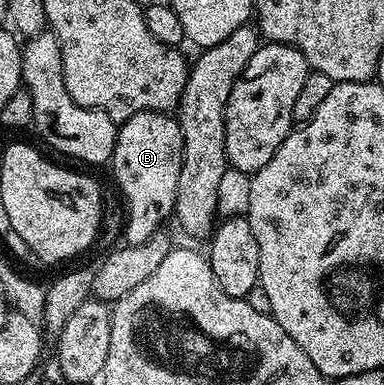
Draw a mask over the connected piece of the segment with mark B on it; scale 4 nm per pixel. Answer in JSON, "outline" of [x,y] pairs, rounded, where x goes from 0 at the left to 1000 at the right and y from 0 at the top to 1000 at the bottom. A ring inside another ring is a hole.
{"outline":[[[417,288],[354,294],[354,304],[333,304],[307,330],[307,361],[297,369],[297,465],[328,514],[328,621],[336,636],[365,636],[385,626],[424,587],[422,577],[451,561],[458,532],[458,491],[469,481],[469,429],[479,397],[479,356],[451,296]]]}

